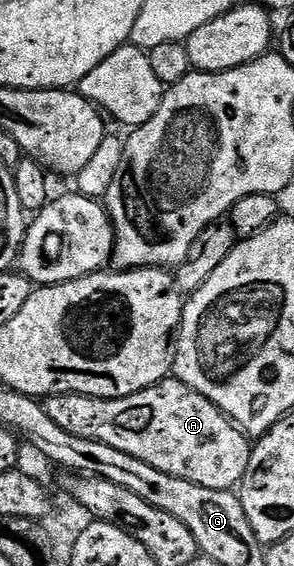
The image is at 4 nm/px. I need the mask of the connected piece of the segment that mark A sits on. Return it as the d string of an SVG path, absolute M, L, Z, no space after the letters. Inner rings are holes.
M169 376L154 384L151 393L168 393L168 406L159 406L145 392L125 398L91 398L81 394L54 394L43 399L44 411L58 424L79 438L97 438L118 452L130 452L134 460L146 460L150 468L202 484L202 488L235 491L250 465L253 443L231 418L194 388Z

